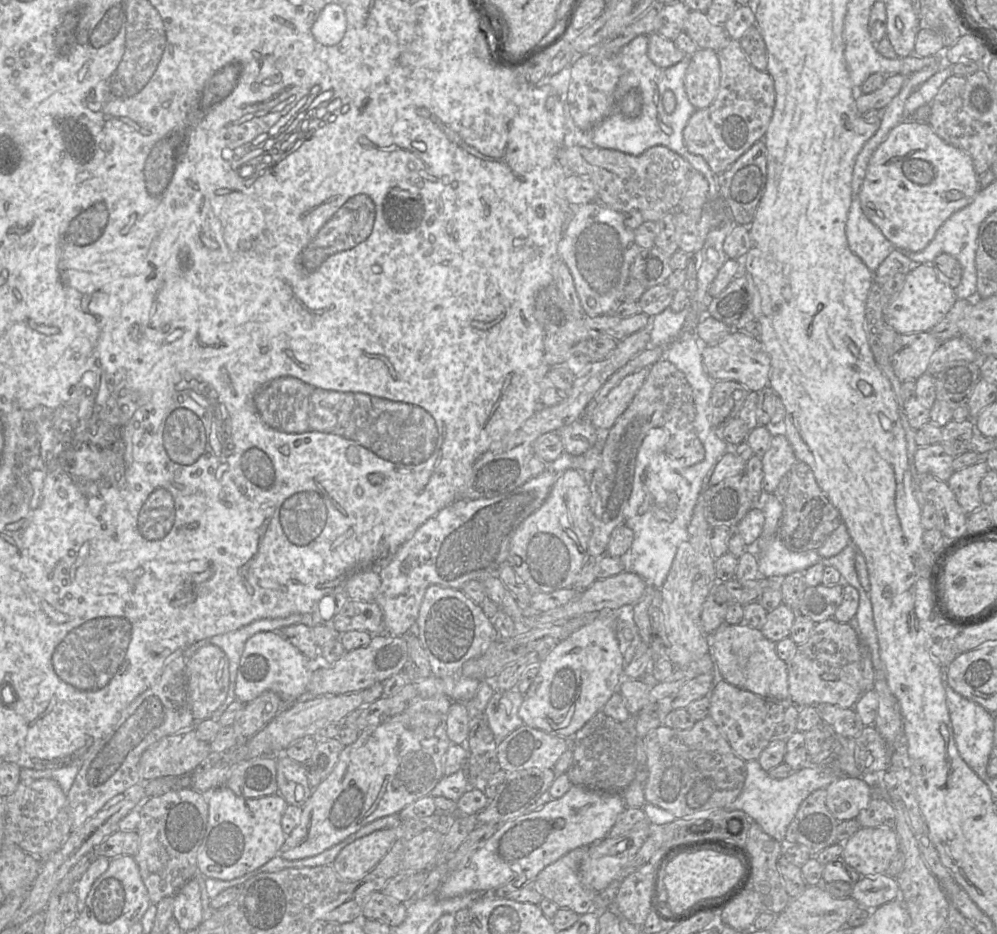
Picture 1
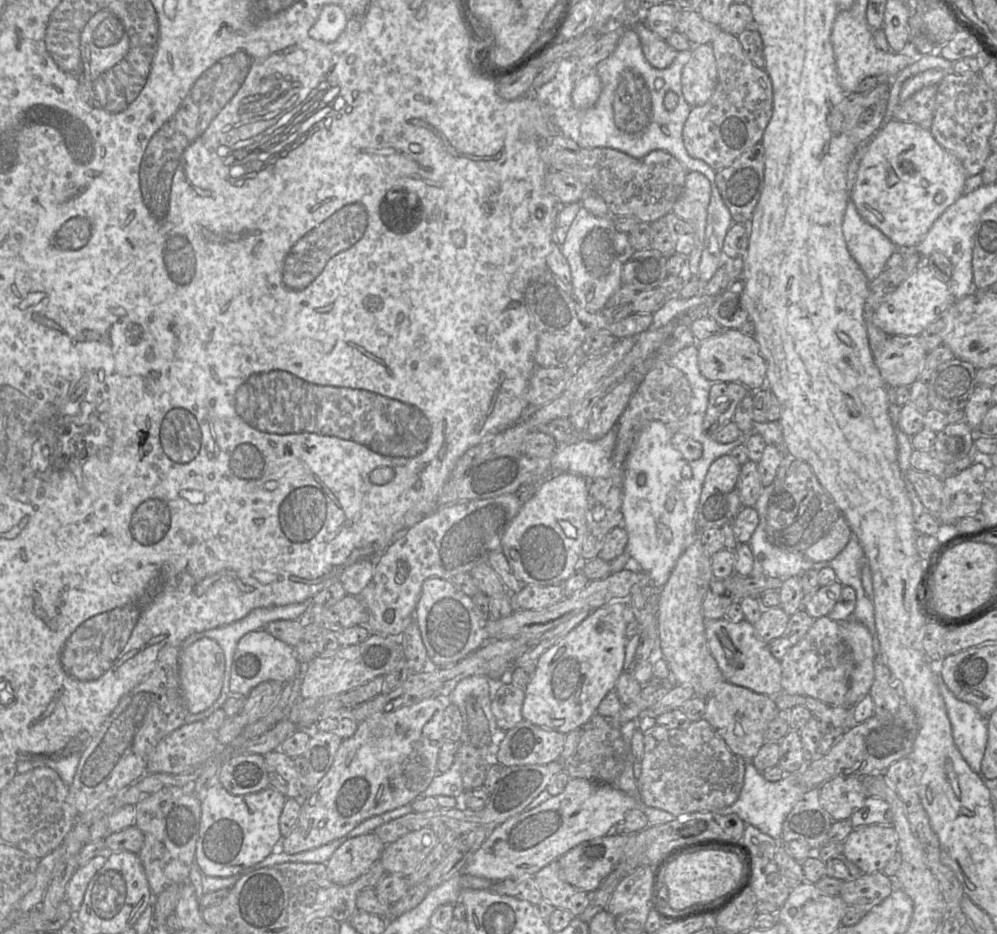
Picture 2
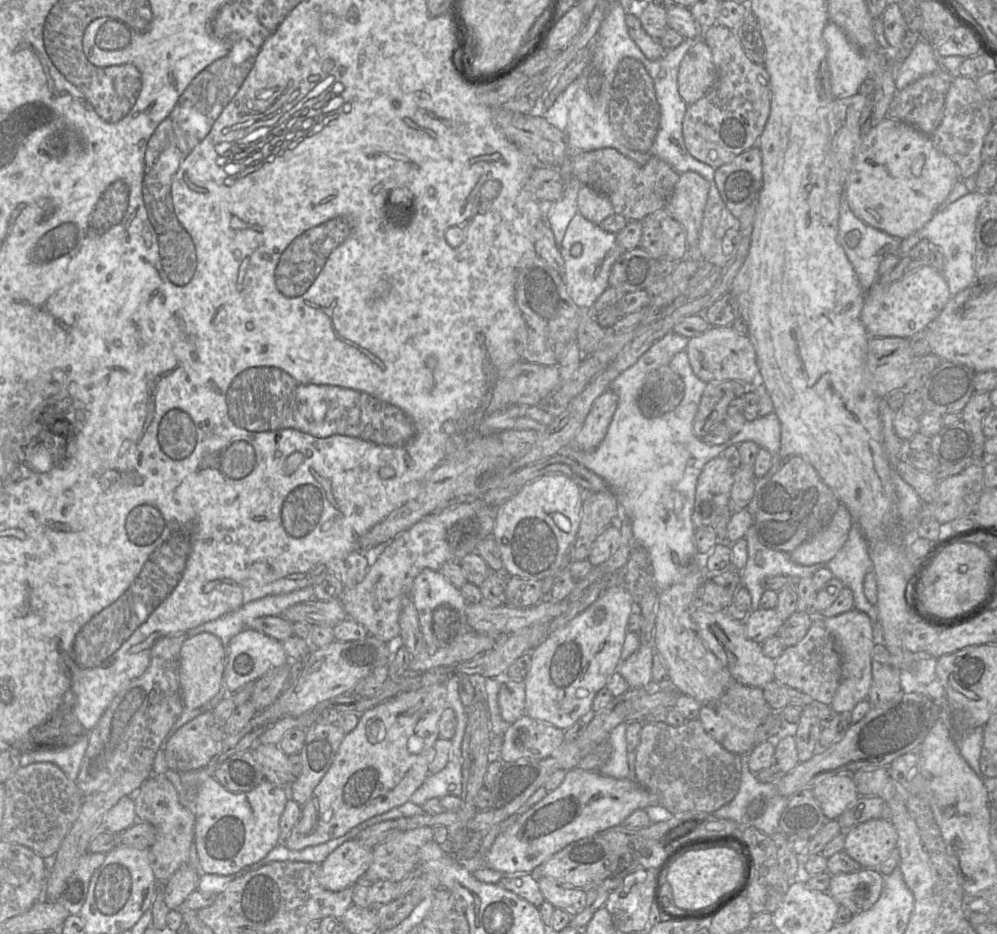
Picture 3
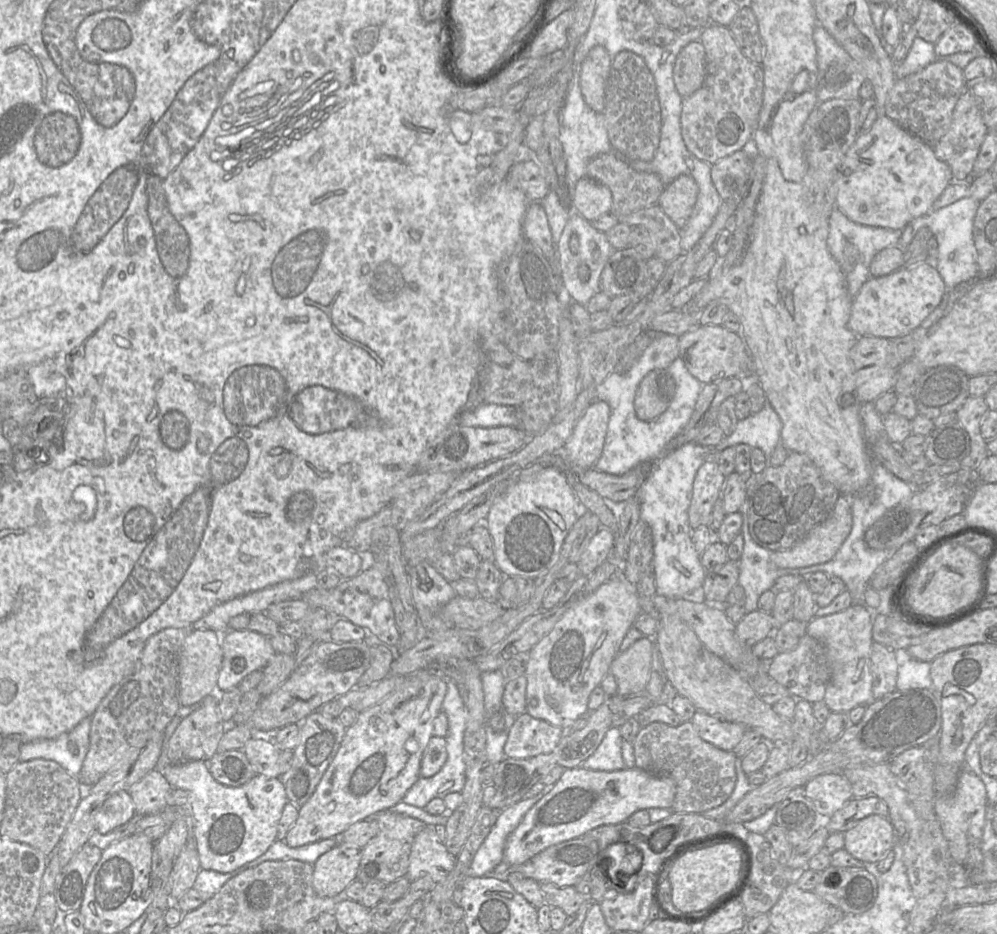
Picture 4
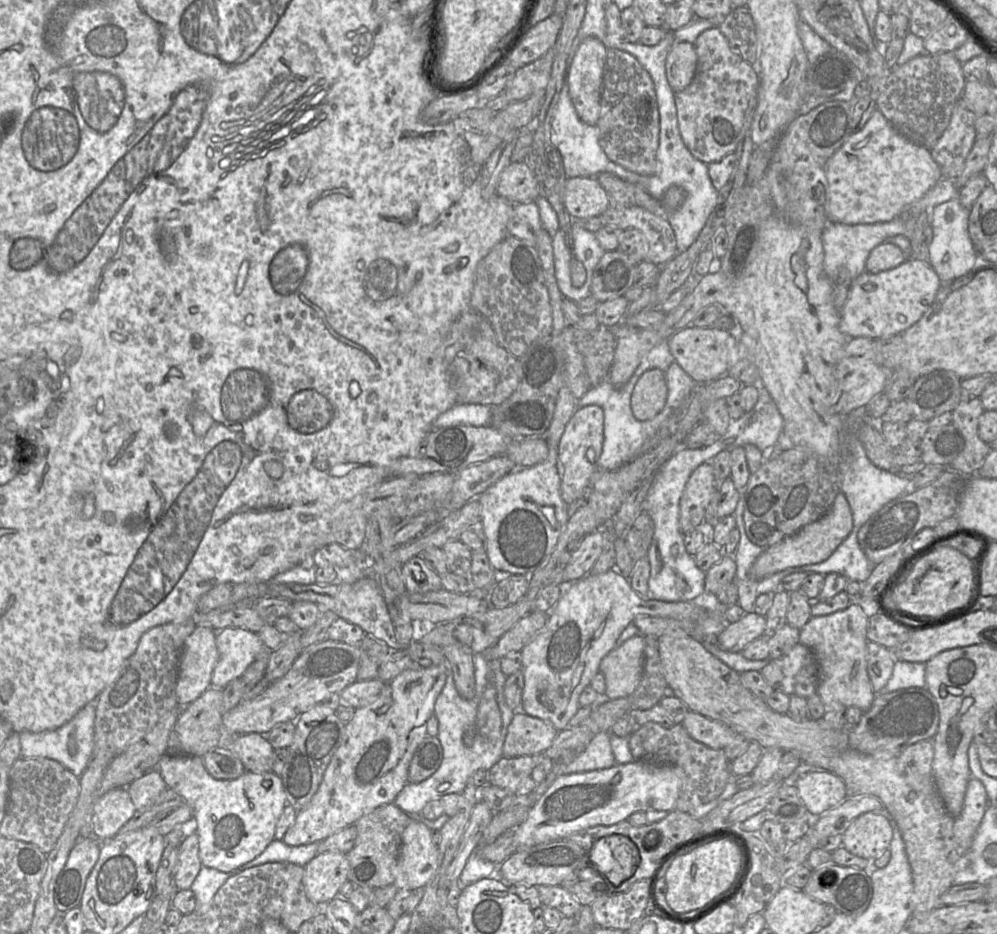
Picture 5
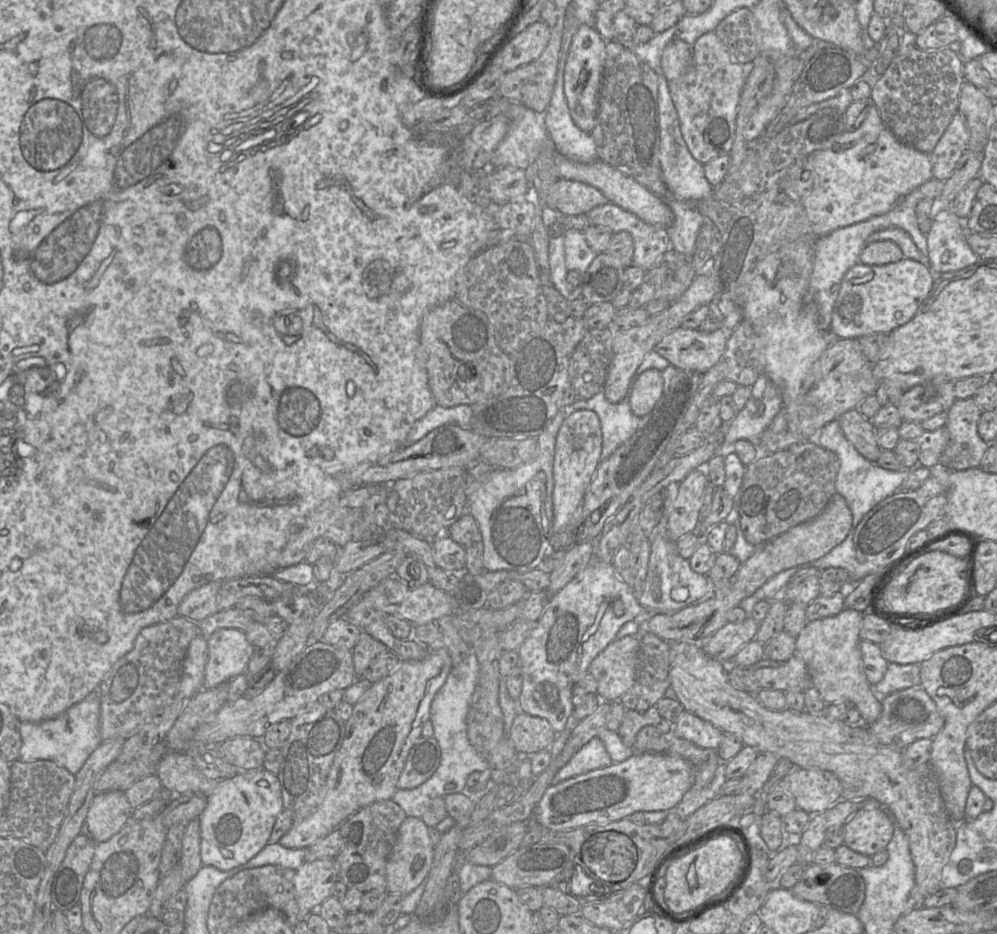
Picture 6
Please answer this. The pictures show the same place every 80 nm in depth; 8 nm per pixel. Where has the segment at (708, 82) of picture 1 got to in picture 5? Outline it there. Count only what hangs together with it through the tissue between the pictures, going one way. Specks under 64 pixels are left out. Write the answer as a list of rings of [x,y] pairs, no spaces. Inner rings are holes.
[[[682,42],[674,46],[665,62],[666,78],[671,89],[683,91],[693,80],[697,68],[695,46]]]

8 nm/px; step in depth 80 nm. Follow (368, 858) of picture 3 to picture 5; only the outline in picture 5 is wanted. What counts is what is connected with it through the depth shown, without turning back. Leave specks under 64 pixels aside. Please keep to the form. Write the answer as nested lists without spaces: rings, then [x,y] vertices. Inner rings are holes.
[[[341,852],[317,854],[304,866],[303,886],[307,898],[315,904],[326,904],[338,897],[341,886],[348,880],[349,862]]]

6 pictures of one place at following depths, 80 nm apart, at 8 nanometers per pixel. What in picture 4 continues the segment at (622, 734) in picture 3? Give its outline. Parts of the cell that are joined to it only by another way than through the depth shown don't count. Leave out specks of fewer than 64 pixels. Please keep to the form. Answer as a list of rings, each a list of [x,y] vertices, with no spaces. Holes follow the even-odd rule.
[[[611,727],[595,752],[580,767],[598,771],[616,771],[635,767],[633,745],[624,740],[619,727]]]

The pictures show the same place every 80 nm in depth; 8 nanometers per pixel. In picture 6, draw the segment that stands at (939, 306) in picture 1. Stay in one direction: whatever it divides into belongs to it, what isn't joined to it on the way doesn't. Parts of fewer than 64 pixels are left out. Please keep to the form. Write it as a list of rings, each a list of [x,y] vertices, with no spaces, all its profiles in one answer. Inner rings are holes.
[[[905,257],[879,266],[855,264],[842,279],[832,312],[830,334],[846,339],[892,332],[915,316],[932,290],[934,277],[931,268]]]

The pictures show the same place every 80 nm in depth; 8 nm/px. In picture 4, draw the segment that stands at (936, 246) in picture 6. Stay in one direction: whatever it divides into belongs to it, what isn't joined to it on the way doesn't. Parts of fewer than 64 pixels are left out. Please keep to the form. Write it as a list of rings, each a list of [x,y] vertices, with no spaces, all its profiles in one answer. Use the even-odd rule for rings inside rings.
[[[967,196],[935,211],[911,220],[903,229],[898,246],[906,249],[916,232],[922,227],[928,227],[938,244],[938,256],[935,268],[942,277],[946,289],[953,289],[958,284],[975,277],[978,273],[977,253],[974,247],[972,228],[977,209],[981,201]]]

